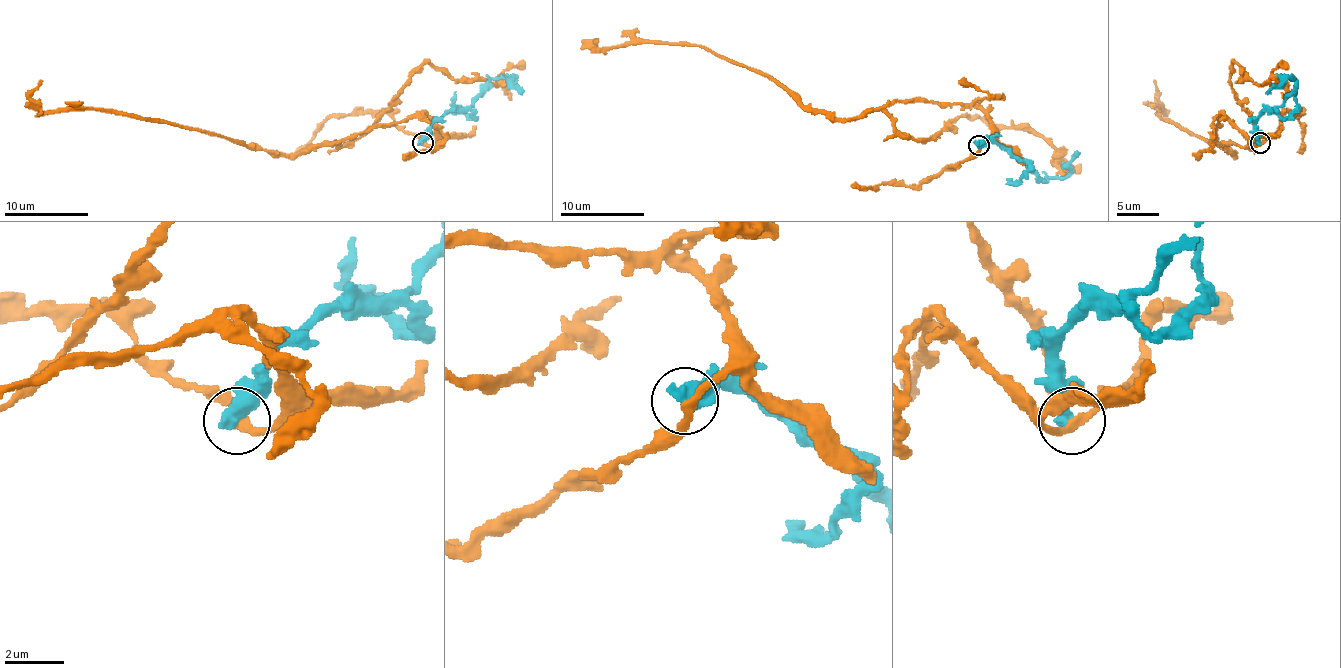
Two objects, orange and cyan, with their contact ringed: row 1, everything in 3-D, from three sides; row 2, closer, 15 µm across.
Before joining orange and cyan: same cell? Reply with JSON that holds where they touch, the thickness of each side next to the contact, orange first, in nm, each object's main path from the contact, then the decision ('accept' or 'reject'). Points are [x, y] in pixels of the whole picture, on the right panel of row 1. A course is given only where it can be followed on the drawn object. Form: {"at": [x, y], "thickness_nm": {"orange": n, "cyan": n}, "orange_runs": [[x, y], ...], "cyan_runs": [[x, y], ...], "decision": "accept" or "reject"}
{"at": [1260, 142], "thickness_nm": {"orange": 280, "cyan": 500}, "orange_runs": [[1261, 142], [1254, 144], [1219, 115], [1217, 140], [1233, 154], [1160, 117], [1154, 79]], "cyan_runs": [[1261, 142], [1256, 121], [1265, 113], [1273, 113], [1294, 88], [1294, 81], [1288, 79], [1265, 94]], "decision": "reject"}

